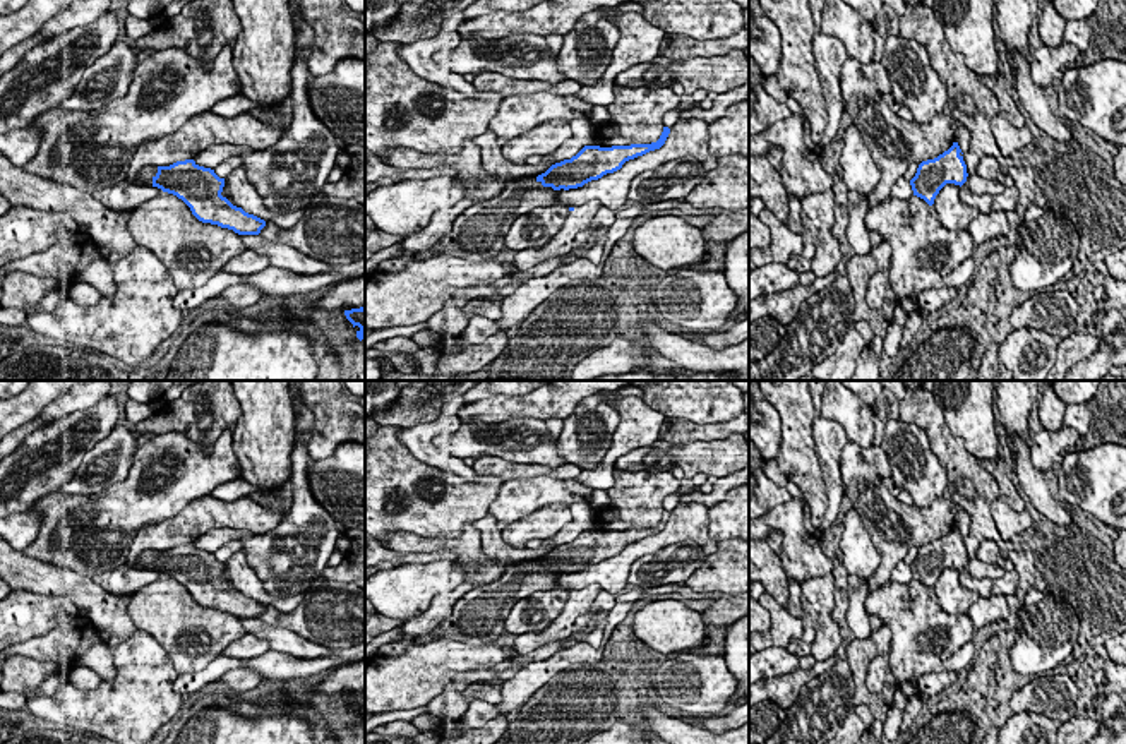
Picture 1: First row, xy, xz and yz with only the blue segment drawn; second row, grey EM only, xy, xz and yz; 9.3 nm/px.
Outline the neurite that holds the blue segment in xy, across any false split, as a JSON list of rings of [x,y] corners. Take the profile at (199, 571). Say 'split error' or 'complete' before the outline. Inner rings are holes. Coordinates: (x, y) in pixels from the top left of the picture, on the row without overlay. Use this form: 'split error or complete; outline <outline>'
split error; outline [[[194,543],[170,550],[146,550],[130,567],[158,571],[182,583],[192,598],[202,605],[233,614],[238,619],[259,619],[266,605],[233,590],[221,579],[225,562],[214,554],[199,550]]]

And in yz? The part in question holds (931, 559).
split error; outline [[[958,526],[934,543],[922,545],[915,561],[910,564],[913,579],[924,583],[929,590],[946,567],[965,569],[972,578],[1001,578],[1006,571],[996,564],[979,559],[968,559]]]

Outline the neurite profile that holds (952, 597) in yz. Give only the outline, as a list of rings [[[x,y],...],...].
[[[946,567],[934,583],[934,593],[939,607],[948,614],[967,614],[980,598],[975,591],[960,583],[960,571]]]

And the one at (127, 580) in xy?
[[[122,564],[111,571],[105,571],[98,576],[93,578],[96,585],[105,588],[108,593],[113,595],[132,595],[142,586],[156,581],[159,576],[163,576],[158,571],[149,571],[149,569],[137,569],[130,567],[127,564]]]

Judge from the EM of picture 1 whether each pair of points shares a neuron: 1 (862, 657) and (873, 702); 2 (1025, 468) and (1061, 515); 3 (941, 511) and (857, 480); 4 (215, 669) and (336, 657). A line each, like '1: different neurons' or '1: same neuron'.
1: same neuron
2: same neuron
3: same neuron
4: same neuron

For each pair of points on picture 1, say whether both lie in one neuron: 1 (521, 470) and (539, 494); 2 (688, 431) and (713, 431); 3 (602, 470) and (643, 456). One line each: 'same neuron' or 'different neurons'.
1: different neurons
2: same neuron
3: different neurons

